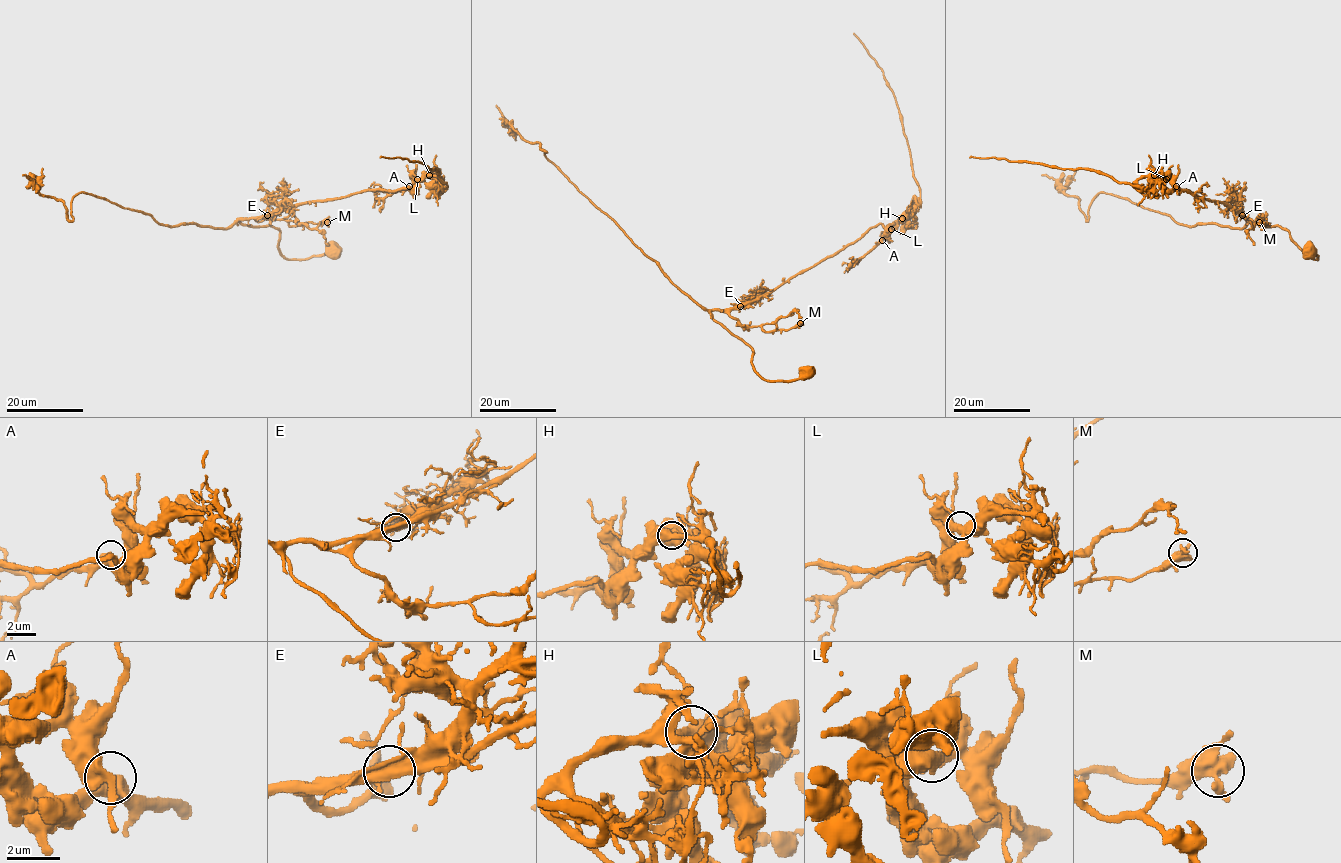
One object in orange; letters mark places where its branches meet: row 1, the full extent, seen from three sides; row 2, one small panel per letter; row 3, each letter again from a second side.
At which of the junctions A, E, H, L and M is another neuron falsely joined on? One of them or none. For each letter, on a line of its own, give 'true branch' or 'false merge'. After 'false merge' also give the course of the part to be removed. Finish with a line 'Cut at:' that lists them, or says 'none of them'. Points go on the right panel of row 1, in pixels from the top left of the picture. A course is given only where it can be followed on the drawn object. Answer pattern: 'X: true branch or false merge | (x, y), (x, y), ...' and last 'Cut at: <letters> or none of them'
A: true branch
E: false merge | (1242, 215), (1242, 228), (1180, 225), (1166, 214), (1100, 192), (1087, 220), (1077, 198), (1042, 175)
H: true branch
L: true branch
M: true branch
Cut at: E

